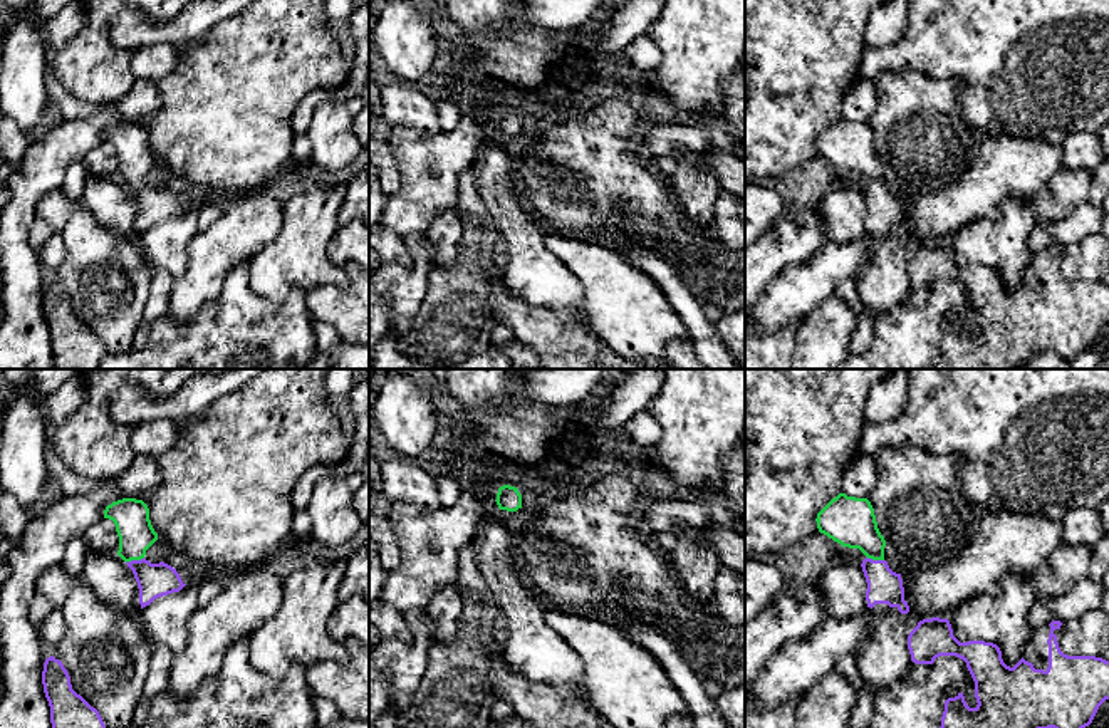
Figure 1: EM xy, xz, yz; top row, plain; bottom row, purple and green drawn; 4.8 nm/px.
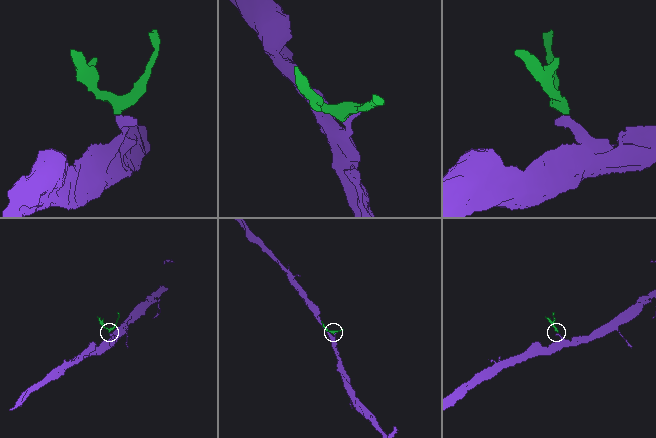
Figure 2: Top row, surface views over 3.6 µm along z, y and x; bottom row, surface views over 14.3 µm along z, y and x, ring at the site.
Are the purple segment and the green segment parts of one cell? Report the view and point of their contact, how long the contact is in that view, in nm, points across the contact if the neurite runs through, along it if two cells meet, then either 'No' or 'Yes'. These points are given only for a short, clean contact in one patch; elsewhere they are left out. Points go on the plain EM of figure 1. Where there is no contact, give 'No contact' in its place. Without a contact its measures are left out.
Touches purple at xy (135, 185). Shared border 90 nm. Yes

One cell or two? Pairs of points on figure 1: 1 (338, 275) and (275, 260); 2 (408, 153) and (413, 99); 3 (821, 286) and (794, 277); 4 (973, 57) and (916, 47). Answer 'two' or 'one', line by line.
1: one
2: two
3: one
4: one

